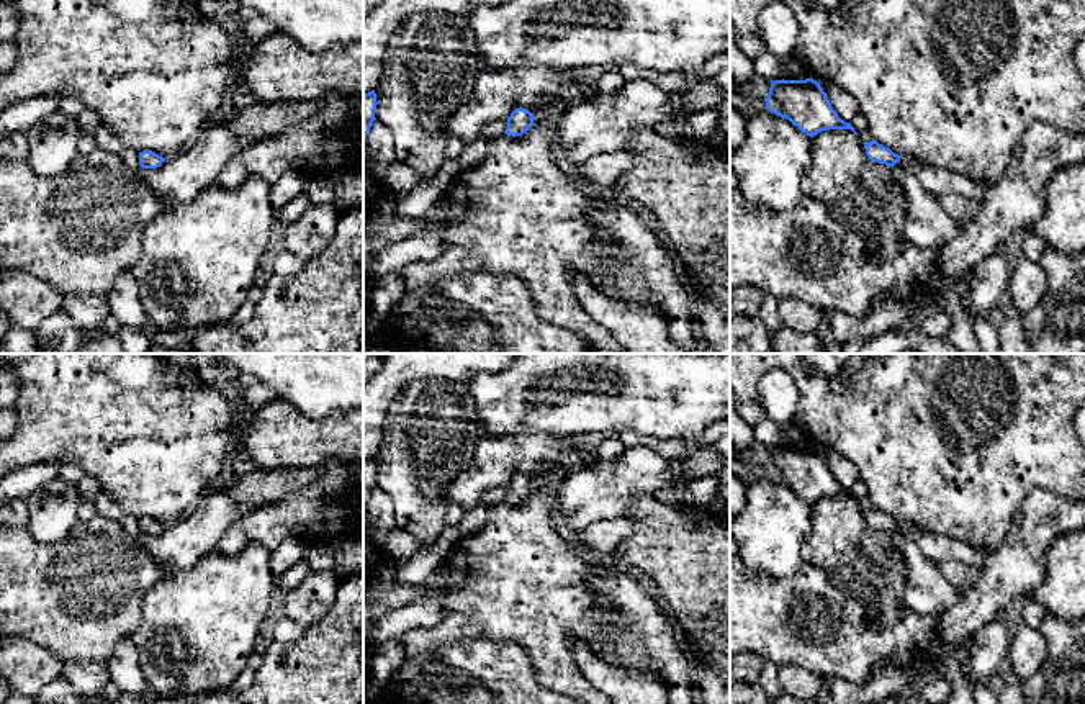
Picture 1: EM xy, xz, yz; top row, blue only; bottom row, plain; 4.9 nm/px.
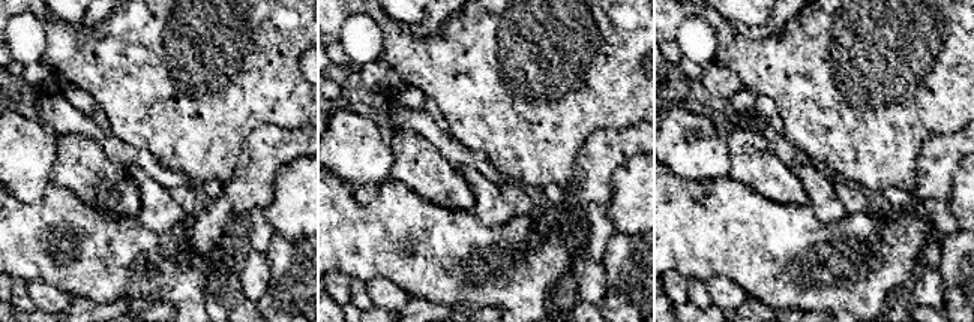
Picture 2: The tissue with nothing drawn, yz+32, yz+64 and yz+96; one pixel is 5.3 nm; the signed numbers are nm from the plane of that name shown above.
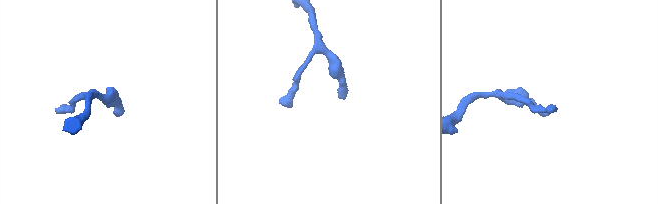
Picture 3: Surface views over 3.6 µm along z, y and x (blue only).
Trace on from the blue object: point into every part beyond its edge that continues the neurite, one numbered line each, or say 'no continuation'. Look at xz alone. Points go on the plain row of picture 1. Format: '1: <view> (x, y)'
no continuation

